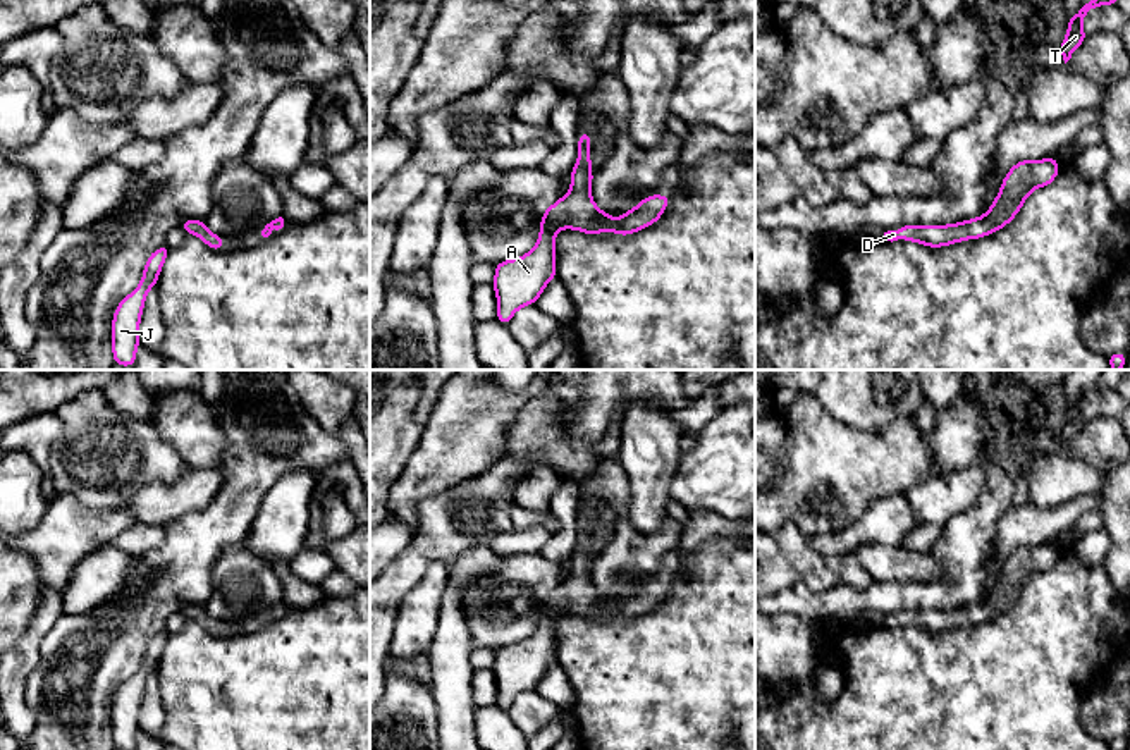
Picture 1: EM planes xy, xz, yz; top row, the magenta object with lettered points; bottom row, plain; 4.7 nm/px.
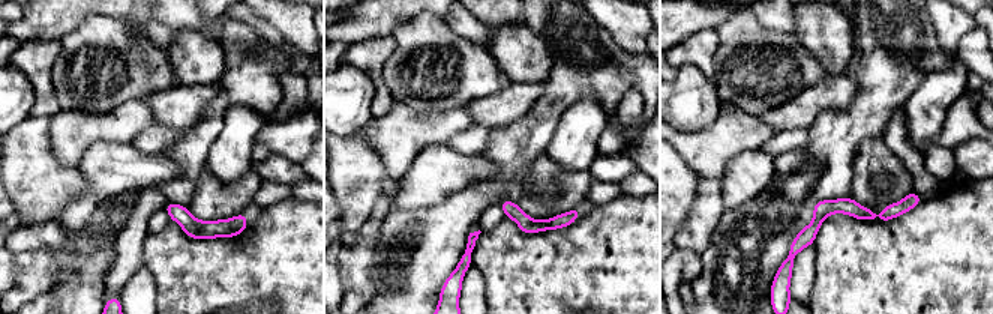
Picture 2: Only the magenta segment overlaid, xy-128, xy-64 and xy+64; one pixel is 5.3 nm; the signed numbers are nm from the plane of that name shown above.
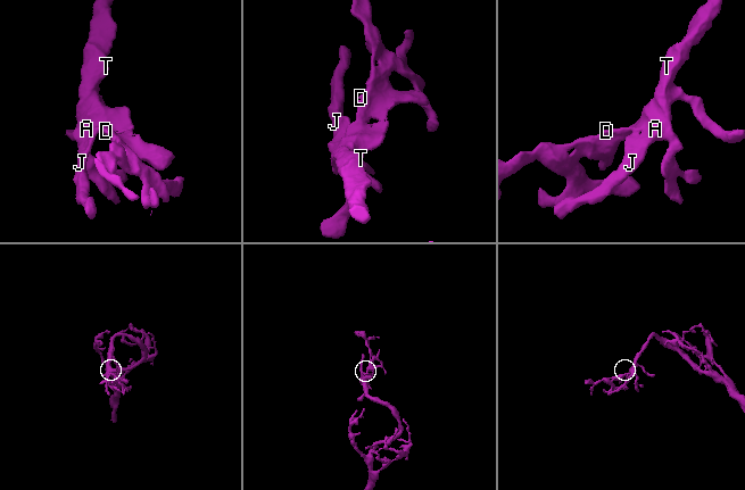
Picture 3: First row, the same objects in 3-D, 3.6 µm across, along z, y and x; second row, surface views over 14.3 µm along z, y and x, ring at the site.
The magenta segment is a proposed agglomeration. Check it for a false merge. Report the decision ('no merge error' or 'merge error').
no merge error

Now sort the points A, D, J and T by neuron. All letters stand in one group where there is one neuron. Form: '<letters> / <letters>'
A D J T

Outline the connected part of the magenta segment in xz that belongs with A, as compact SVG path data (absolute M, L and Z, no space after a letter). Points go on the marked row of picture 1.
M580 131L578 158L569 172L571 191L545 208L537 244L526 255L495 263L492 280L497 296L495 320L506 327L519 308L535 304L545 286L557 277L556 234L559 231L573 229L599 236L607 229L612 234L631 236L654 225L669 205L669 194L650 194L617 218L602 212L590 194L593 182L590 148L592 134Z

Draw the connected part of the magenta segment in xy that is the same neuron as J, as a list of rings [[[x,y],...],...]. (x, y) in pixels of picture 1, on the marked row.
[[[162,244],[146,260],[139,286],[129,292],[114,310],[112,318],[112,356],[114,365],[132,368],[139,349],[139,323],[146,294],[157,287],[158,275],[170,248]]]

